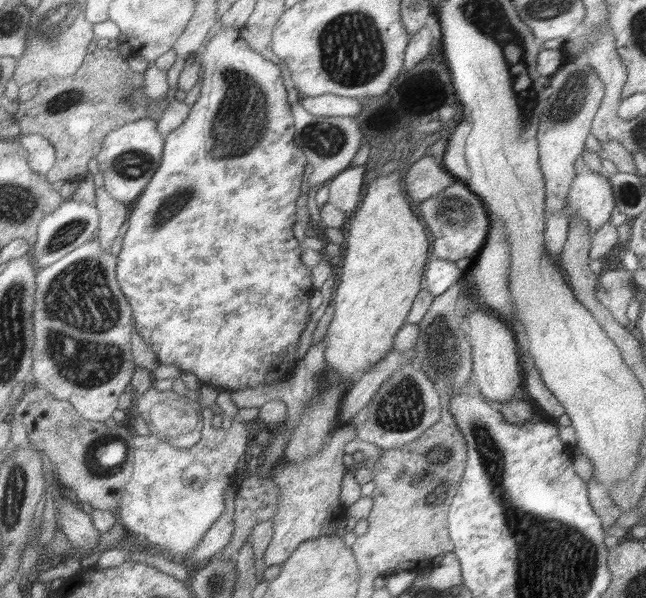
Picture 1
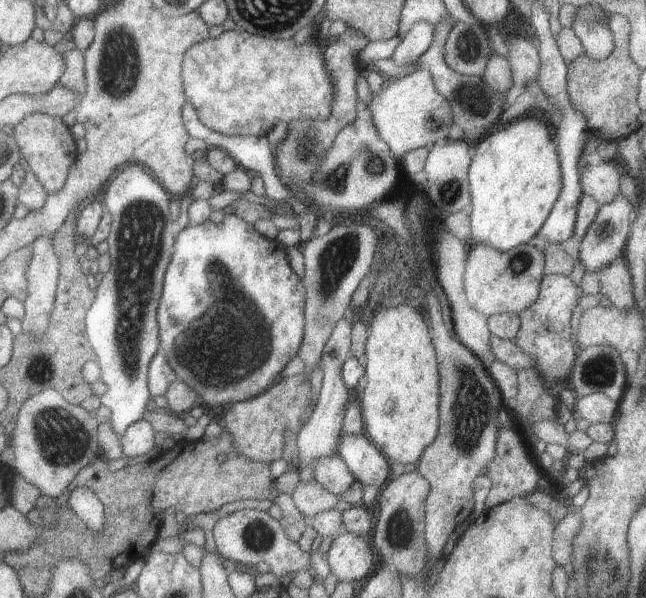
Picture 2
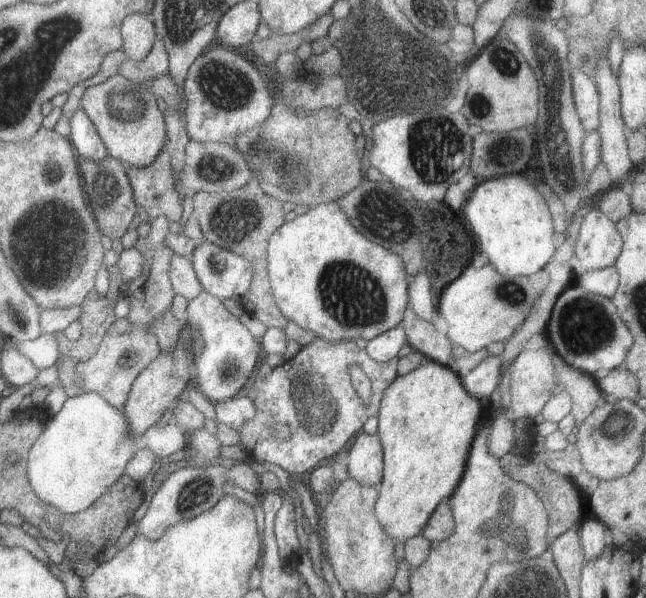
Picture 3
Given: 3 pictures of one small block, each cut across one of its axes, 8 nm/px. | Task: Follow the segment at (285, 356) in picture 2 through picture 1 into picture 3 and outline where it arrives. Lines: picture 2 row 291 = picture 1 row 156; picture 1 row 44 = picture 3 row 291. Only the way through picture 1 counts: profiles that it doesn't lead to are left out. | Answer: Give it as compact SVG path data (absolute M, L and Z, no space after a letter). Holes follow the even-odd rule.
M201 240L191 256L191 264L203 292L209 292L221 302L225 298L241 300L249 292L253 266L241 254Z

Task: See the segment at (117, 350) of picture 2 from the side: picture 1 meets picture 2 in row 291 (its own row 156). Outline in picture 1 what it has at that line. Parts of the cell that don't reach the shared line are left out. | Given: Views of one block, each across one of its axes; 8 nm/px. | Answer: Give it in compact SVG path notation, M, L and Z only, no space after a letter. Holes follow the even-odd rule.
M143 118L131 124L125 124L113 132L109 132L101 144L97 154L97 166L103 174L105 192L117 202L125 206L133 206L137 198L145 192L149 180L157 172L163 158L163 136L157 132L157 122Z

